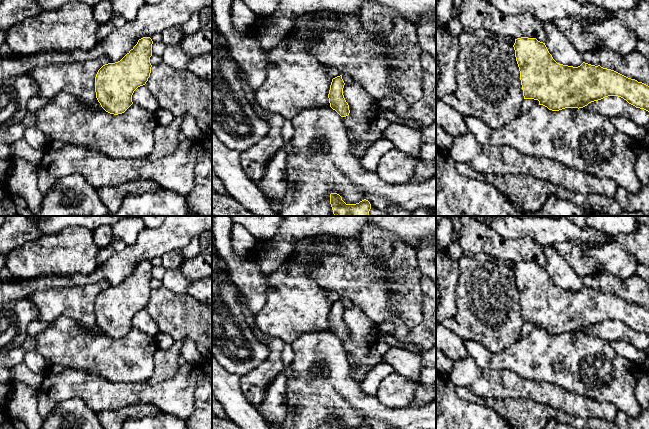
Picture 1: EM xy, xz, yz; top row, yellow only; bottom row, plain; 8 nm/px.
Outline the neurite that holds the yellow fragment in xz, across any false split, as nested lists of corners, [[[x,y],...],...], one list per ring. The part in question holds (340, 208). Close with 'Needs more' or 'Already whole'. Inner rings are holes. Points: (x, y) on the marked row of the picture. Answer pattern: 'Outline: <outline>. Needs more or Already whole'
Outline: [[[337,193],[330,194],[330,204],[334,216],[369,216],[371,204],[364,199],[356,204],[346,204]]]. Already whole

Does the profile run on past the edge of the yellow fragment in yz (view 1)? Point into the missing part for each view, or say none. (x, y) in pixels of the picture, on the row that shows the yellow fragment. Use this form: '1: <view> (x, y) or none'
1: none

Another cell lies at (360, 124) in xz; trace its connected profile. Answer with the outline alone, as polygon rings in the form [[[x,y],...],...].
[[[354,80],[344,85],[343,95],[350,110],[349,115],[342,119],[351,153],[361,159],[374,142],[384,138],[384,132],[376,126],[378,113],[372,110],[376,99]]]

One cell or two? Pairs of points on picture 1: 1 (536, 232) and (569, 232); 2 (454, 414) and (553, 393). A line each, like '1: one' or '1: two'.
1: one
2: two

